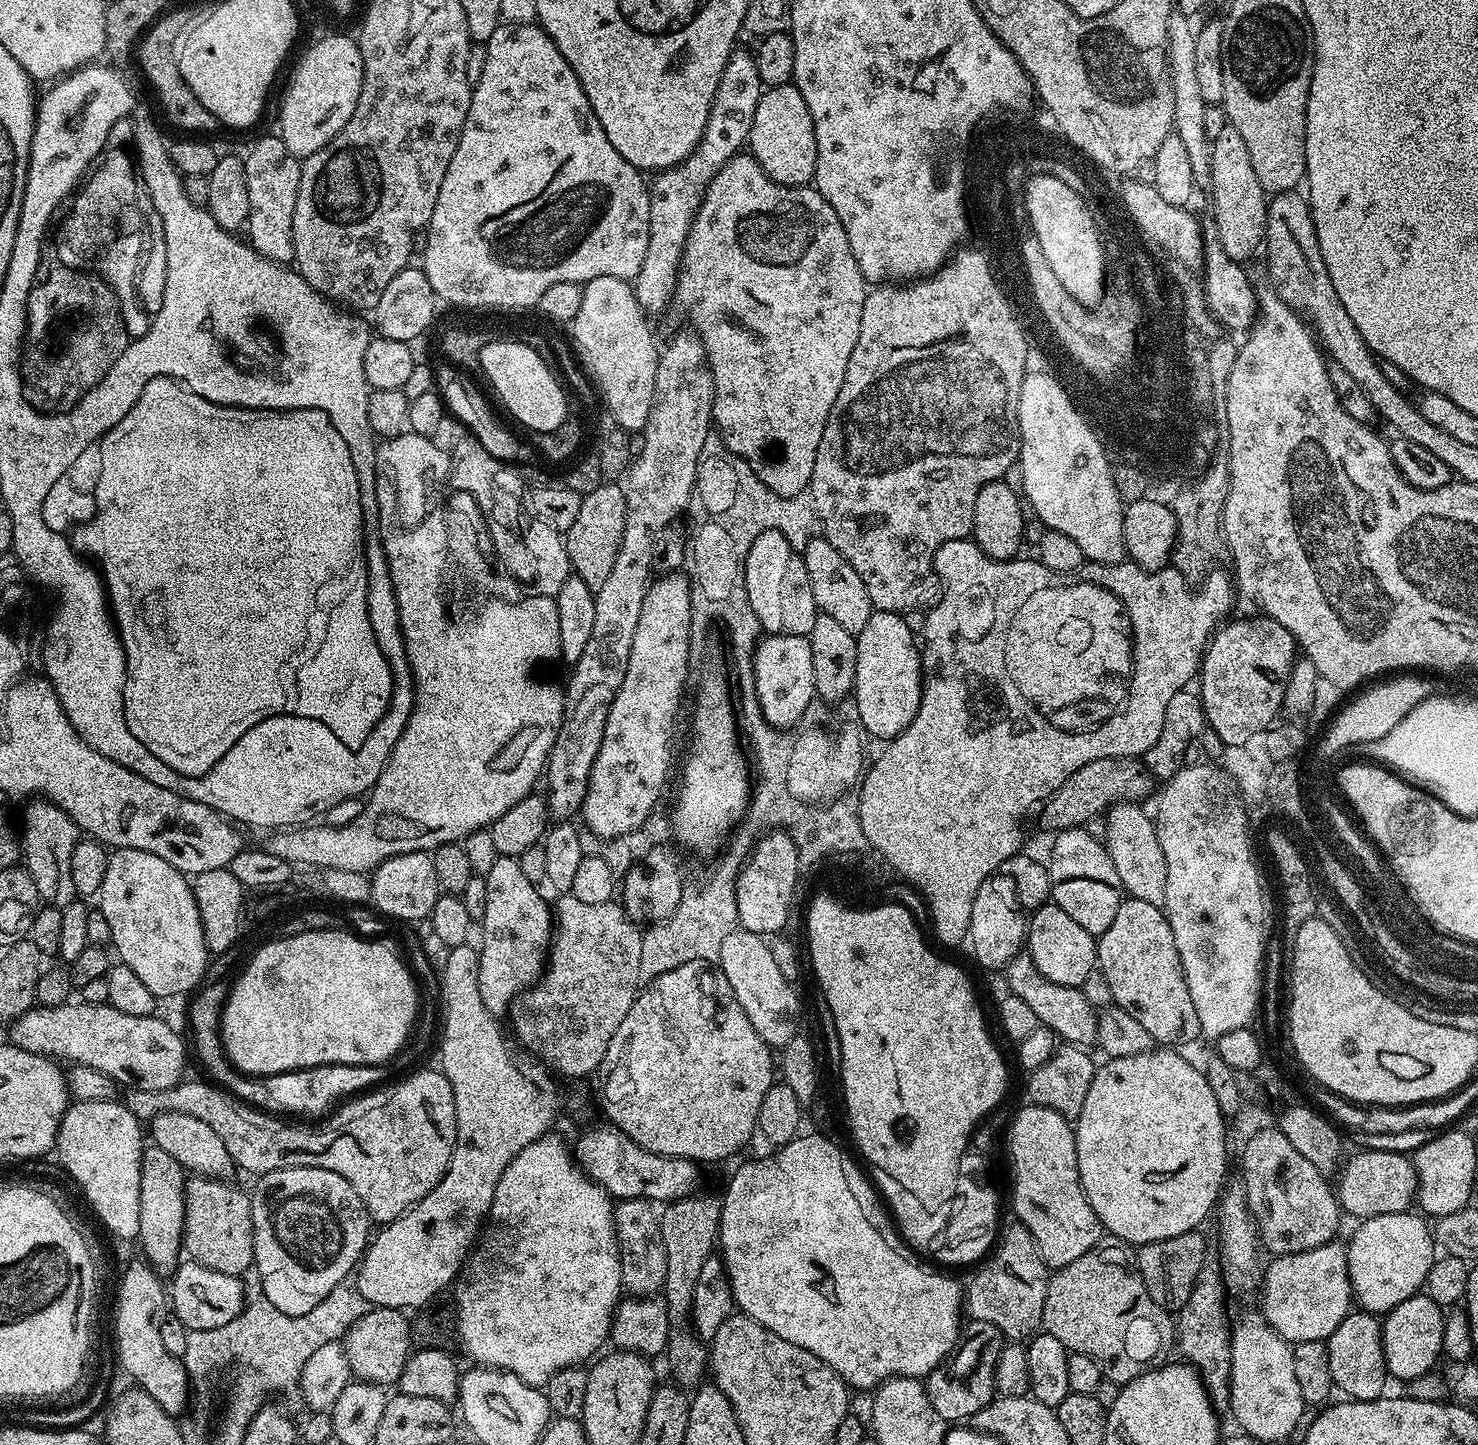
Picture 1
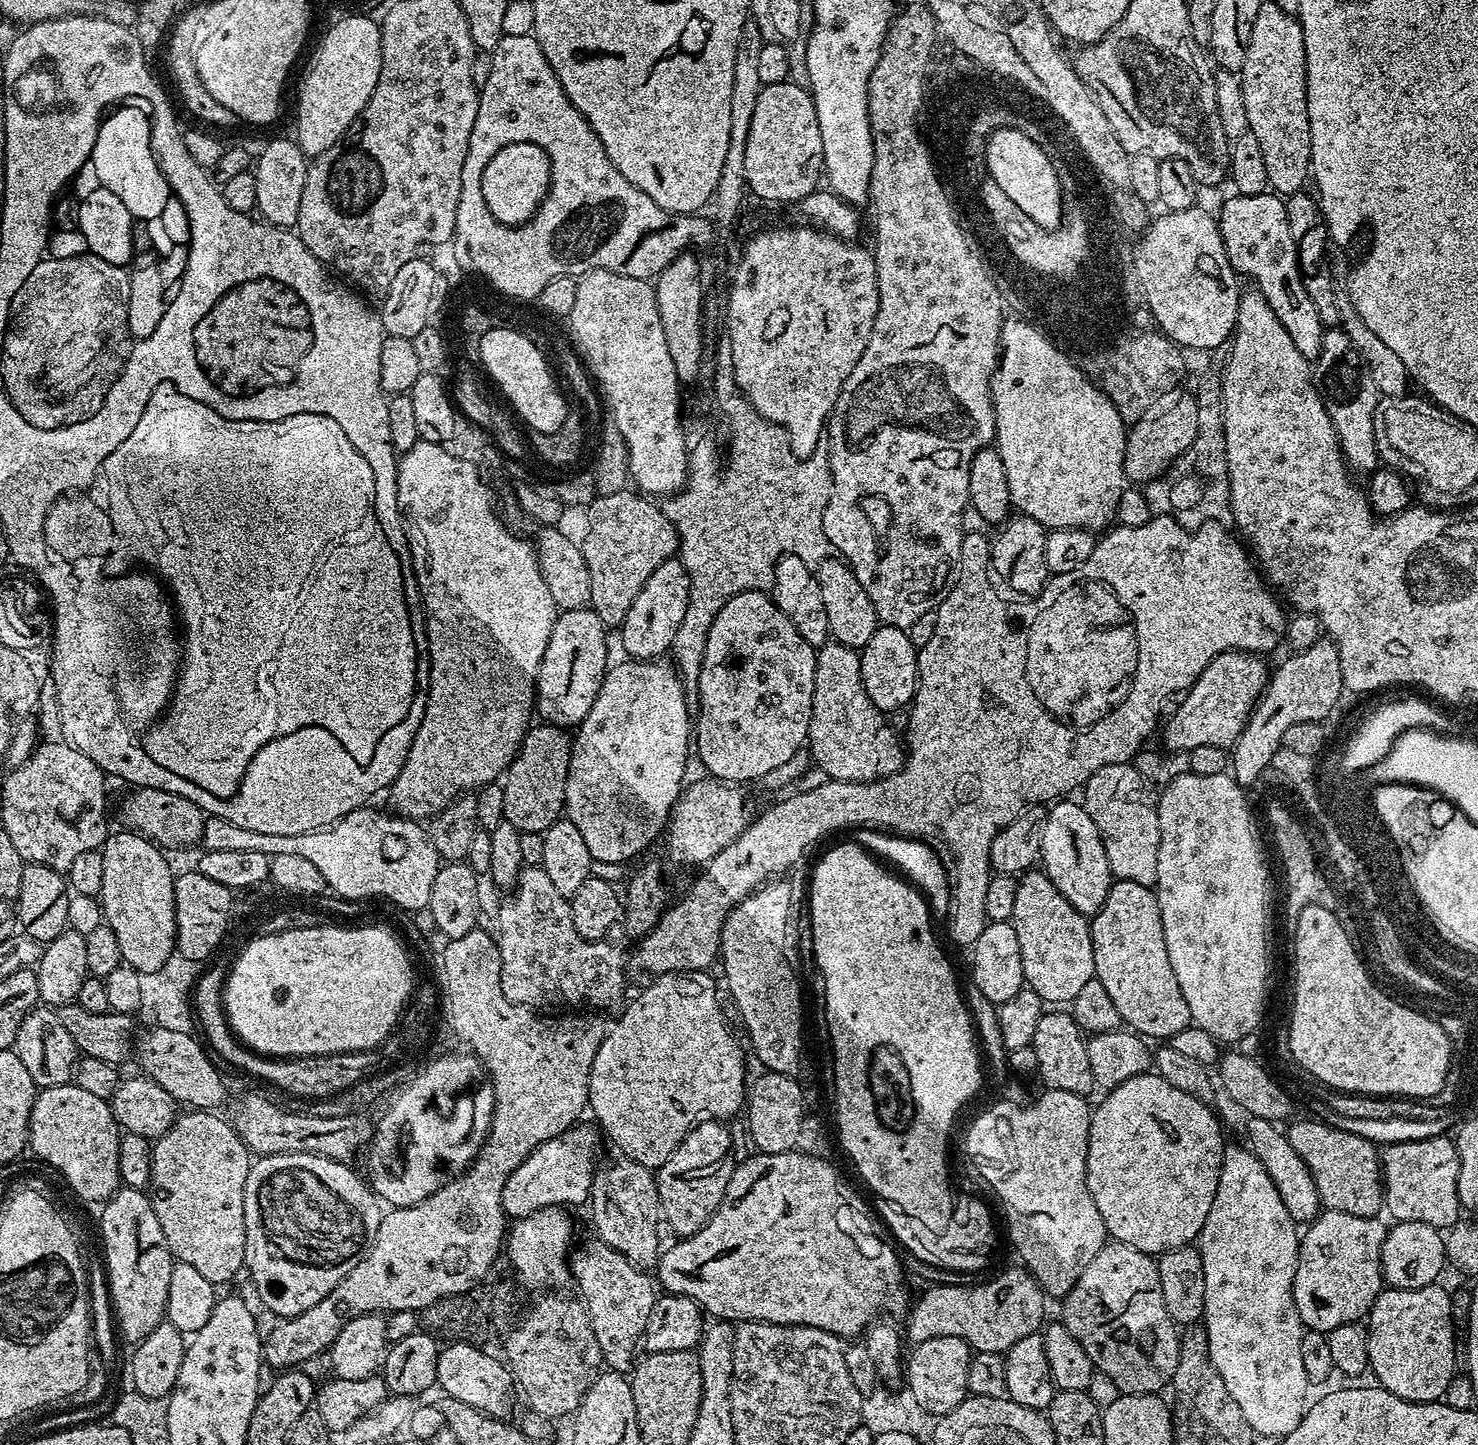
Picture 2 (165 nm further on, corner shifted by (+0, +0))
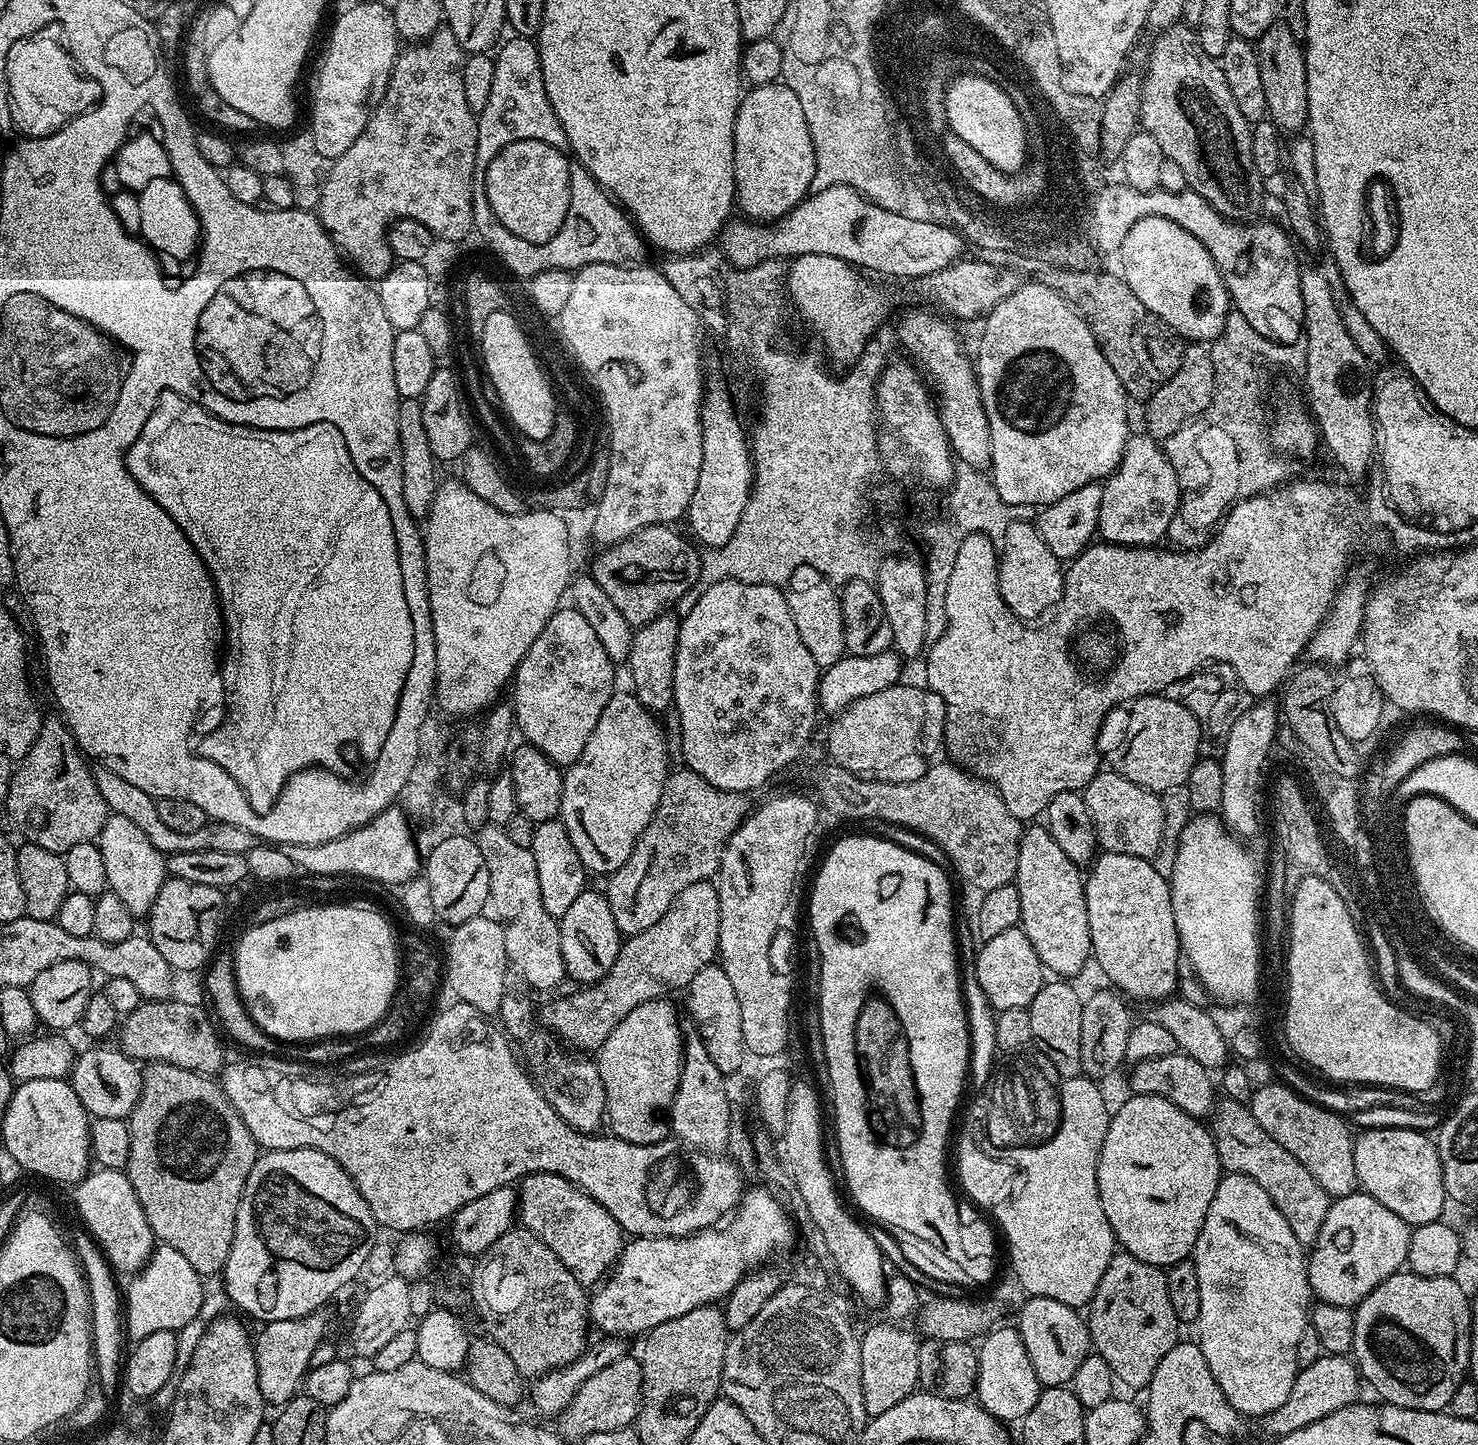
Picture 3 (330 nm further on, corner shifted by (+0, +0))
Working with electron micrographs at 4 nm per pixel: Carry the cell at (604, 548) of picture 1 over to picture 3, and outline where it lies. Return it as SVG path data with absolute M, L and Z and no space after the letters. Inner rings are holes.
M666 524L646 526L622 542L607 545L596 565L590 568L590 574L598 586L606 590L610 602L618 606L622 618L634 626L643 626L665 615L671 604L672 607L679 605L680 599L697 587L702 567L701 553L687 535L679 536L676 530Z

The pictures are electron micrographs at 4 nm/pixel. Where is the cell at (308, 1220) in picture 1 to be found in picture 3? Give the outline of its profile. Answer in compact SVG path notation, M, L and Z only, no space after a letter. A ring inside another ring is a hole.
M313 1148L265 1151L256 1157L256 1165L250 1170L250 1178L246 1178L246 1186L242 1190L242 1198L236 1211L234 1242L230 1246L230 1258L226 1258L226 1266L222 1273L229 1301L235 1306L237 1304L245 1312L245 1314L243 1313L245 1317L253 1316L254 1319L260 1320L259 1322L302 1318L309 1316L312 1312L319 1312L325 1307L323 1304L339 1288L346 1287L363 1270L364 1263L367 1262L368 1255L371 1254L372 1247L376 1244L376 1232L378 1233L378 1225L376 1219L370 1214L370 1206L366 1206L366 1198L362 1198L362 1194L358 1190L358 1186L354 1186L350 1174L346 1174L346 1170L342 1170L342 1166L338 1166L338 1162L334 1162L334 1158Z

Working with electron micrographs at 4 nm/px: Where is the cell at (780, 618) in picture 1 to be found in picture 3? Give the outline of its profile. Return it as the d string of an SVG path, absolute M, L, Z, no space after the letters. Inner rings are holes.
M798 566L790 574L786 585L790 614L794 614L794 626L802 638L806 650L820 669L834 666L846 654L844 651L844 615L840 609L840 598L833 581L824 577L814 566Z

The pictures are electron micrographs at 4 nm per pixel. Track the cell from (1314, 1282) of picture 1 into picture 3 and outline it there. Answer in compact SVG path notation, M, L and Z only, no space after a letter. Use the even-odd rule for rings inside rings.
M1363 1190L1354 1191L1348 1196L1335 1197L1328 1205L1326 1222L1322 1222L1322 1230L1318 1230L1318 1238L1310 1245L1306 1256L1311 1295L1321 1304L1355 1309L1356 1305L1366 1298L1366 1294L1374 1290L1374 1286L1386 1282L1386 1278L1405 1267L1411 1237L1412 1228L1402 1222L1398 1214L1386 1210L1386 1206L1378 1202L1378 1198L1366 1194Z

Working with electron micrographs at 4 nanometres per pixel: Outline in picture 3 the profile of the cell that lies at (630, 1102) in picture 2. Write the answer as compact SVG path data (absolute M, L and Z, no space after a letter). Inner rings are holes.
M671 999L647 1000L642 1006L634 1006L626 1018L618 1022L611 1030L610 1036L598 1049L600 1077L606 1094L606 1124L609 1124L611 1135L626 1142L635 1144L656 1144L665 1139L670 1132L666 1113L671 1109L672 1099L676 1096L680 1081L680 1068L684 1065L684 1041L680 1036L680 1020L676 1017L676 1008Z

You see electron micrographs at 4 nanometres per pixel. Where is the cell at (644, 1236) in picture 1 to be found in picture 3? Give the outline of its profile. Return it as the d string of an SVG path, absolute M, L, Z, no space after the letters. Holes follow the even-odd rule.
M505 995L500 1003L498 1020L503 1031L517 1045L520 1043L524 1047L524 1052L528 1055L527 1071L550 1102L550 1106L554 1106L556 1113L577 1132L595 1133L599 1129L596 1127L605 1119L608 1107L599 1063L583 1051L569 1050L551 1031L543 1027L536 1028L532 1004L524 996Z

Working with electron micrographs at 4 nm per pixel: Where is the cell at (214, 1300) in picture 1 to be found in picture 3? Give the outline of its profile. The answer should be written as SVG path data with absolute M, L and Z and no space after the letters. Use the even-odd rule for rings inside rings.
M157 1243L144 1268L127 1282L128 1296L126 1292L122 1300L122 1328L129 1341L158 1334L158 1330L177 1333L202 1307L204 1281L198 1270L190 1266L190 1261L174 1250L174 1246Z

